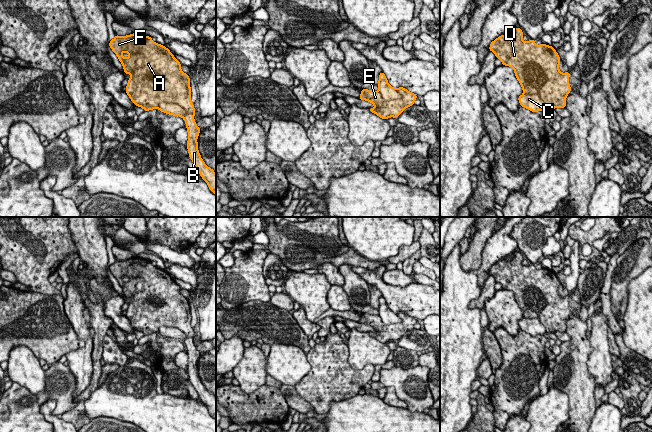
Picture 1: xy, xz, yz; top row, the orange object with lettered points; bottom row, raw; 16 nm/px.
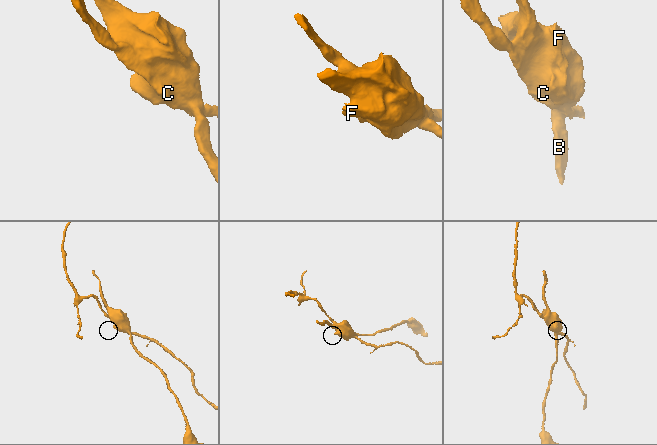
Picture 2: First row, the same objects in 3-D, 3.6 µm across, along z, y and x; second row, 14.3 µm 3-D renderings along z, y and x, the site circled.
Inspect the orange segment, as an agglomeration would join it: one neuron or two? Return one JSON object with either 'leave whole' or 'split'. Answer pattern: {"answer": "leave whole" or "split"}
{"answer": "split"}

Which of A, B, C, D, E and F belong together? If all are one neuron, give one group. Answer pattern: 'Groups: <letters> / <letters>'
Groups: A B D E F / C

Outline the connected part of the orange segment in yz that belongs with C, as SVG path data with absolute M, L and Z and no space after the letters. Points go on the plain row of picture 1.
M523 317L518 321L520 329L526 333L531 334L532 336L545 335L546 328L541 324L537 318L525 318Z

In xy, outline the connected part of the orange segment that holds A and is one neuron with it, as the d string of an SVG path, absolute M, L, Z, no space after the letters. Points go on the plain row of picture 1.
M139 256L115 259L109 270L122 287L125 298L131 299L125 316L132 327L144 335L158 333L161 326L174 327L186 335L183 343L188 355L189 381L216 418L216 397L204 387L198 375L200 351L194 344L190 301L181 294L181 287L168 272Z

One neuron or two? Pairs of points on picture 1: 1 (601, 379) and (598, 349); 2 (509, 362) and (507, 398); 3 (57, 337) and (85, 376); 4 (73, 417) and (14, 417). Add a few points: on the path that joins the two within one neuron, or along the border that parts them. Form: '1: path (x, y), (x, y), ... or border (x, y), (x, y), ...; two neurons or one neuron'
1: path (601, 372), (600, 356); one neuron
2: path (509, 371), (509, 389); one neuron
3: border (73, 328), (84, 344), (65, 354); two neurons
4: border (75, 399), (74, 406), (61, 414); two neurons

